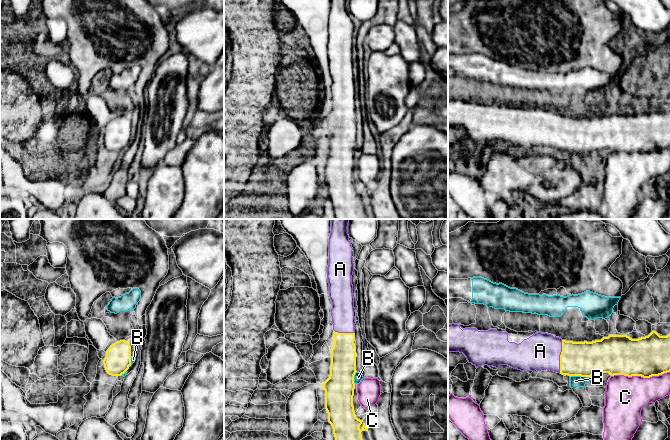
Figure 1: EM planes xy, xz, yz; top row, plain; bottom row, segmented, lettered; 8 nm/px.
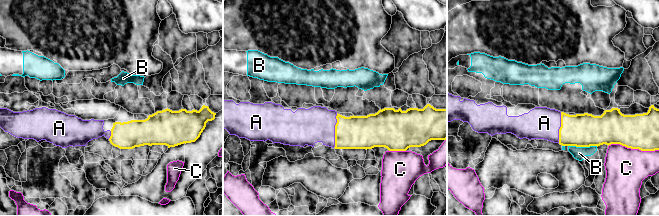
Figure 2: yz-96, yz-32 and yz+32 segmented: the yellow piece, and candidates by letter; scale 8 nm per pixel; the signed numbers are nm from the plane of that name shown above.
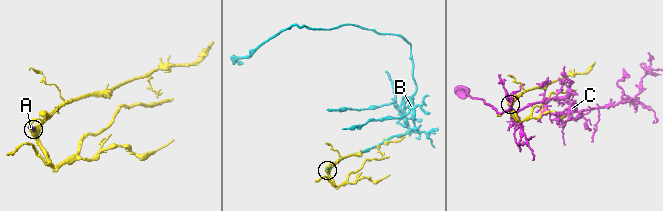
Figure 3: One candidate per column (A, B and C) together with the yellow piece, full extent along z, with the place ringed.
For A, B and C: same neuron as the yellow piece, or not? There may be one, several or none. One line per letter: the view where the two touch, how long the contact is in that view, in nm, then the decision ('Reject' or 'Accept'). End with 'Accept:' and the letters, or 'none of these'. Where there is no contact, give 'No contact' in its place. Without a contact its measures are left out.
A: Touches yellow in yz. Shared border 260 nm. Accept
B: Touches yellow in xz. Shared border 110 nm. Reject
C: Touches yellow in yz. Shared border 480 nm. Reject
Accept: A

